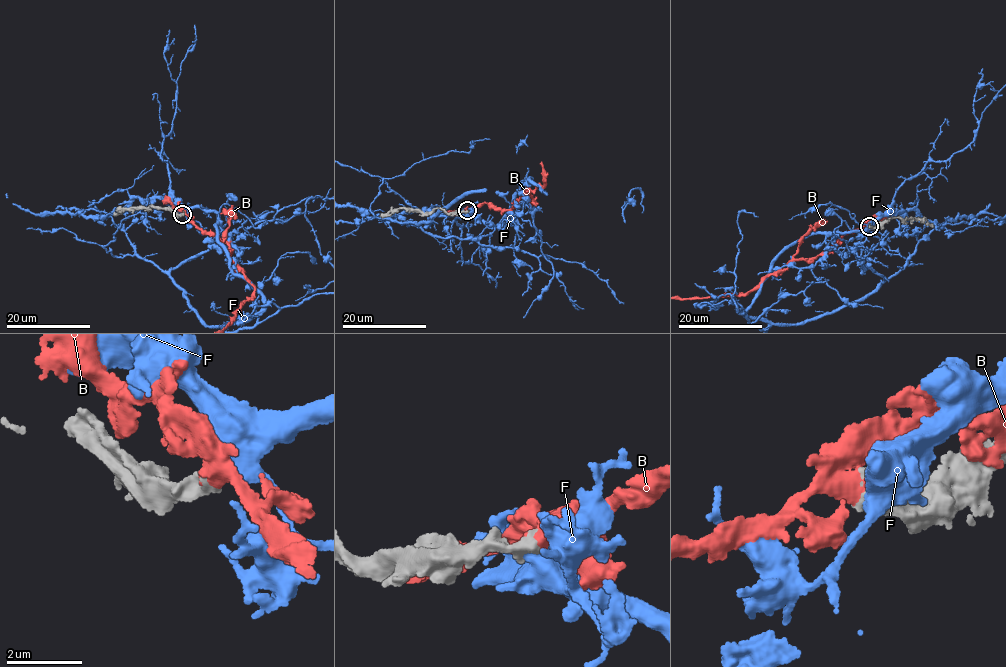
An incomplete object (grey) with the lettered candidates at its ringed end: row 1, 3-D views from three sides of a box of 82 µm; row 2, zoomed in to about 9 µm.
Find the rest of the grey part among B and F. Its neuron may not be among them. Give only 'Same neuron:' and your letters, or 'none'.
Same neuron: B

